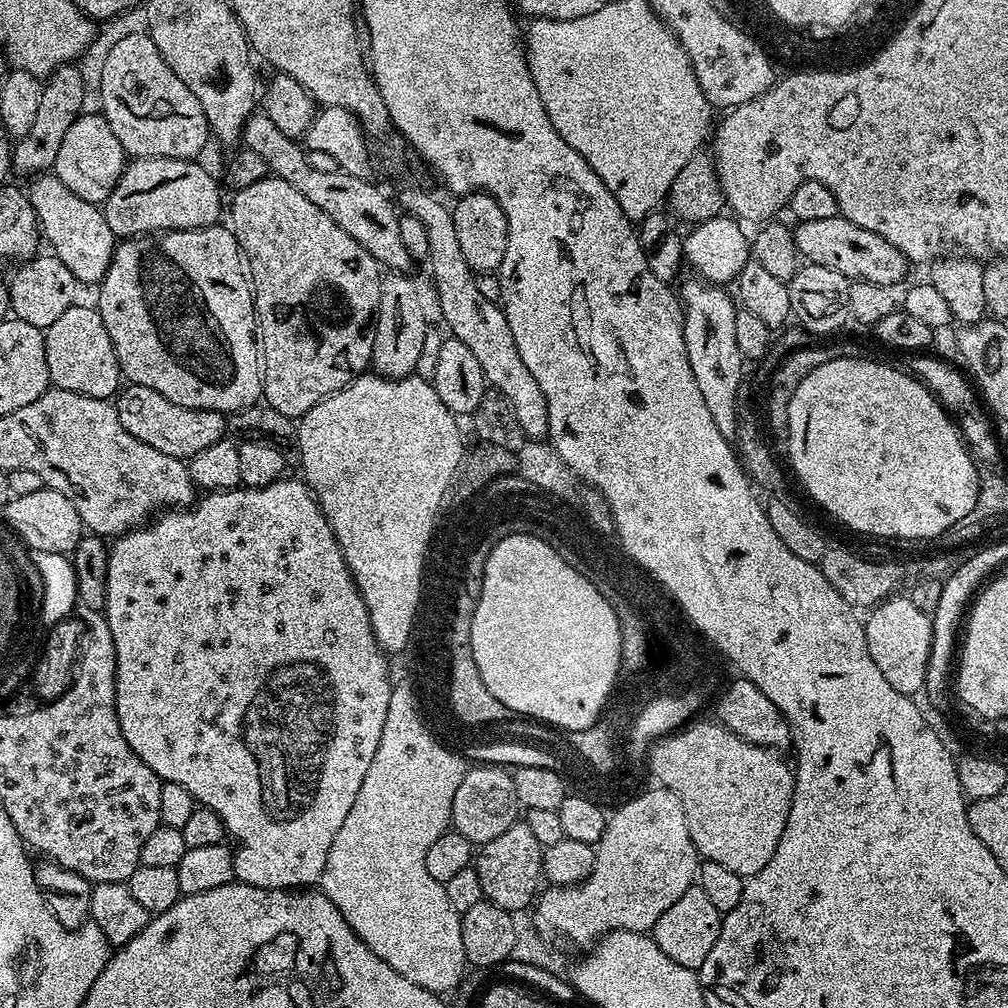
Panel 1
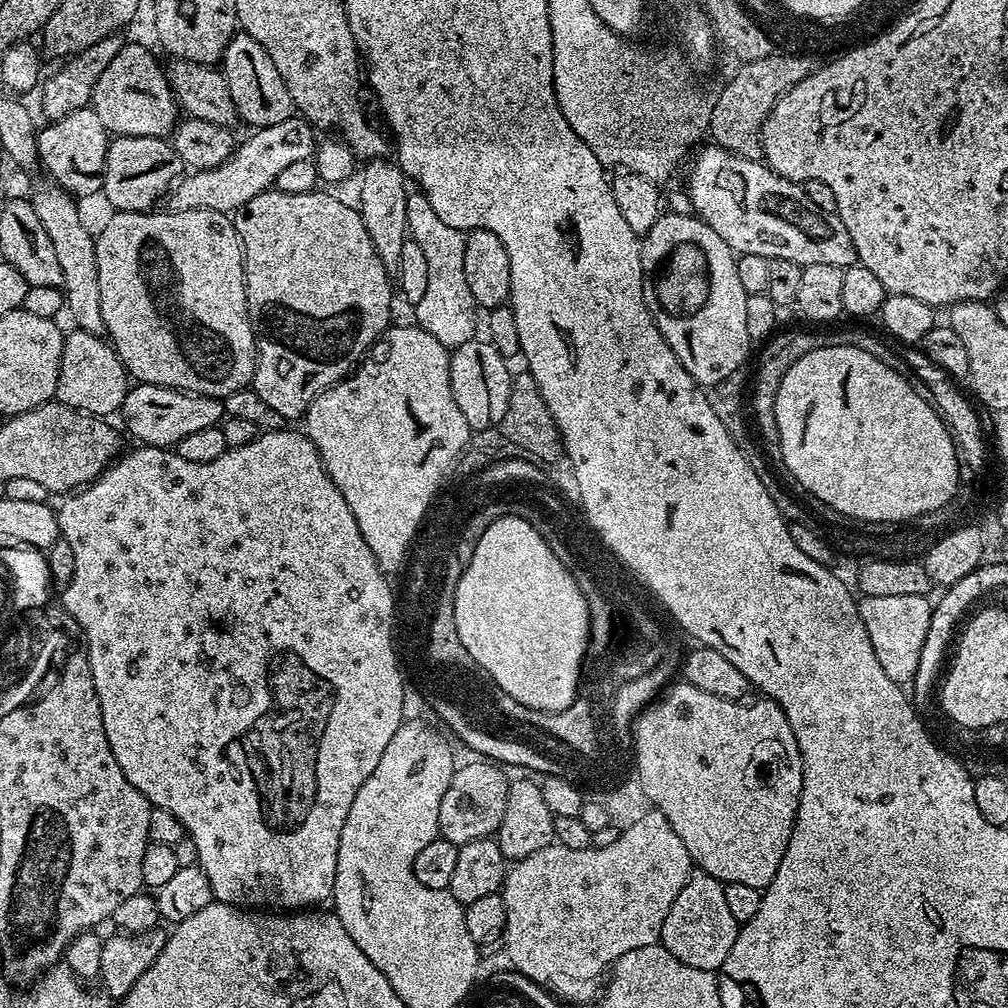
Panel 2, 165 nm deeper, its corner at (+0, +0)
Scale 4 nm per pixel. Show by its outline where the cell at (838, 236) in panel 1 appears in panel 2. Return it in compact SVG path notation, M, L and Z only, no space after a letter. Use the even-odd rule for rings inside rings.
M701 147L695 153L696 161L688 172L688 200L692 203L691 211L706 221L710 230L714 230L722 242L729 244L733 252L741 256L758 254L768 260L790 258L790 262L798 262L801 266L821 264L846 269L857 263L852 239L839 216L818 210L818 206L806 198L803 187L797 181L782 178L759 159L747 160L726 149L709 147Z

